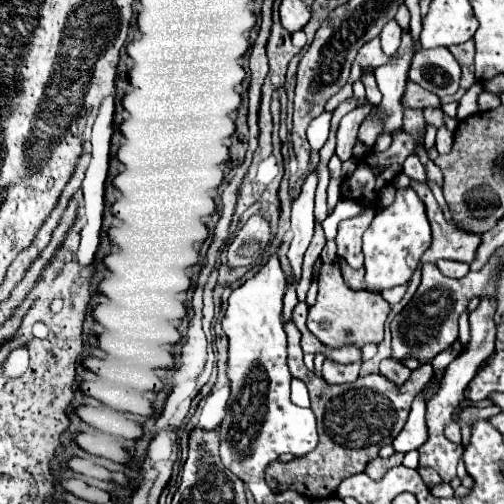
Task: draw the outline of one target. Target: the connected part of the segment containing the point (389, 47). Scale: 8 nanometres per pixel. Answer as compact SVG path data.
M389 21L389 23L383 27L379 39L381 39L381 45L383 45L385 55L391 57L391 55L399 49L399 45L401 45L401 29L399 29L397 21Z

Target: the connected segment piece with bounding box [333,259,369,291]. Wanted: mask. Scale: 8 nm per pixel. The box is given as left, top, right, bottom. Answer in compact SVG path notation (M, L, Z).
M335 259L333 263L341 269L341 273L343 273L343 279L345 279L345 283L347 283L347 287L351 287L353 291L365 291L365 289L369 289L369 287L365 285L365 271L363 271L363 269L353 271L353 269L345 267L345 261L343 261L343 259Z

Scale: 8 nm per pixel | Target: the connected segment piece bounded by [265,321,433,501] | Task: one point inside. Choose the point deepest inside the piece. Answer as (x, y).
(356, 419)

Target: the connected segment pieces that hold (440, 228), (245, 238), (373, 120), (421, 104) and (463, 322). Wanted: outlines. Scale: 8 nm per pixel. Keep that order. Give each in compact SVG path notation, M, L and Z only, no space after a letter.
M411 183L411 187L417 191L421 201L425 203L427 217L429 217L429 223L433 229L431 247L421 257L421 263L435 263L439 259L453 259L453 261L471 263L475 249L477 249L477 243L481 243L481 237L477 233L461 231L453 223L445 221L443 211L437 205L427 183Z
M261 215L249 217L229 245L229 265L243 267L257 263L271 243L271 225Z
M369 115L369 117L363 121L357 139L359 139L363 145L373 147L375 139L379 137L379 133L381 133L381 121L379 121L375 115Z
M409 83L407 91L403 95L403 105L405 107L415 107L415 109L425 109L425 107L439 107L439 97L433 95L431 91L421 89L417 83Z
M469 311L461 313L461 319L459 319L459 341L461 341L461 349L465 349L465 345L469 343Z

